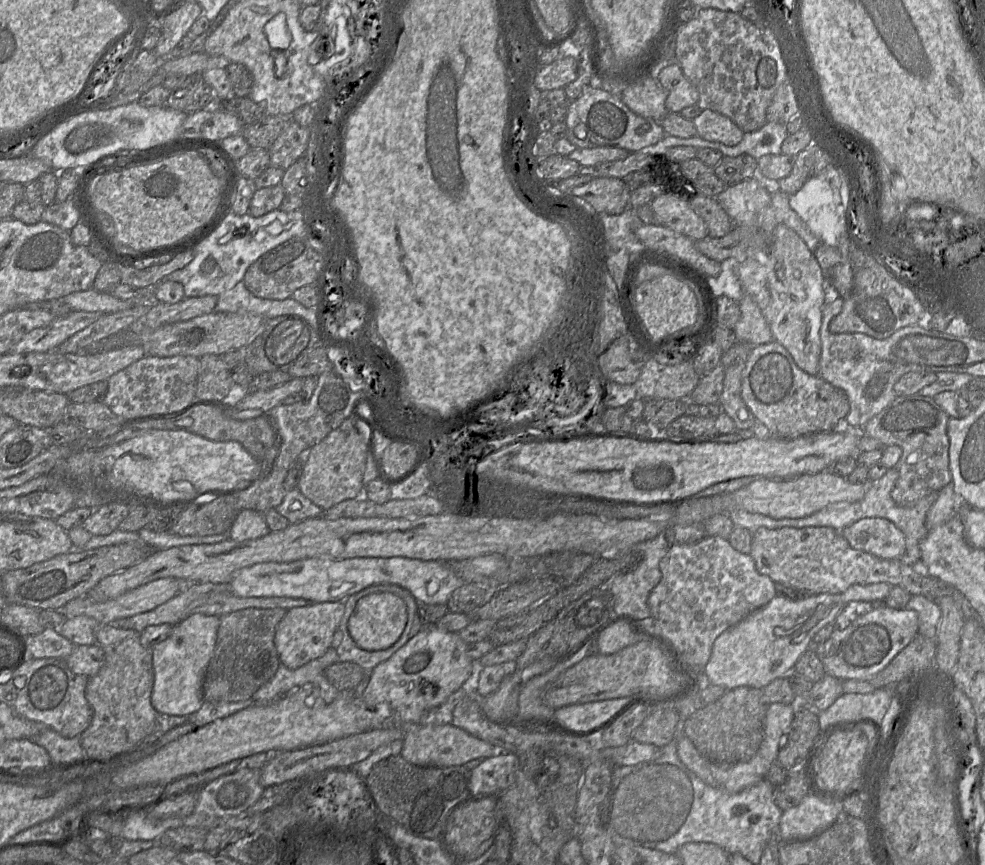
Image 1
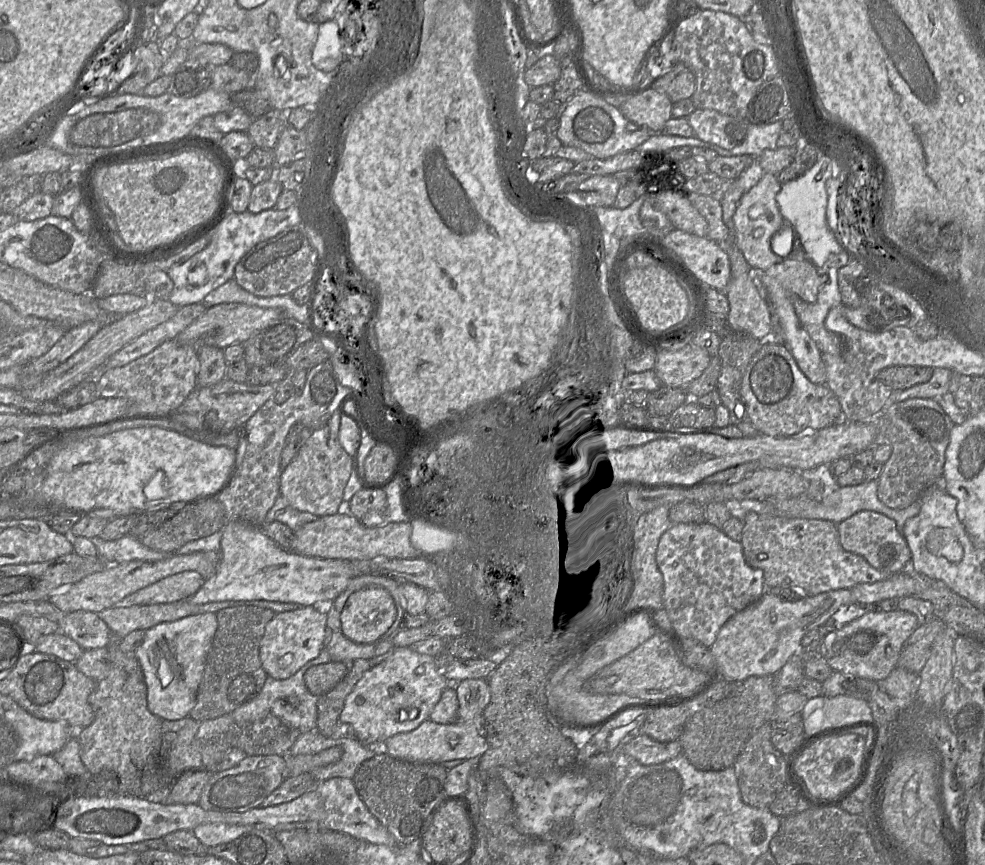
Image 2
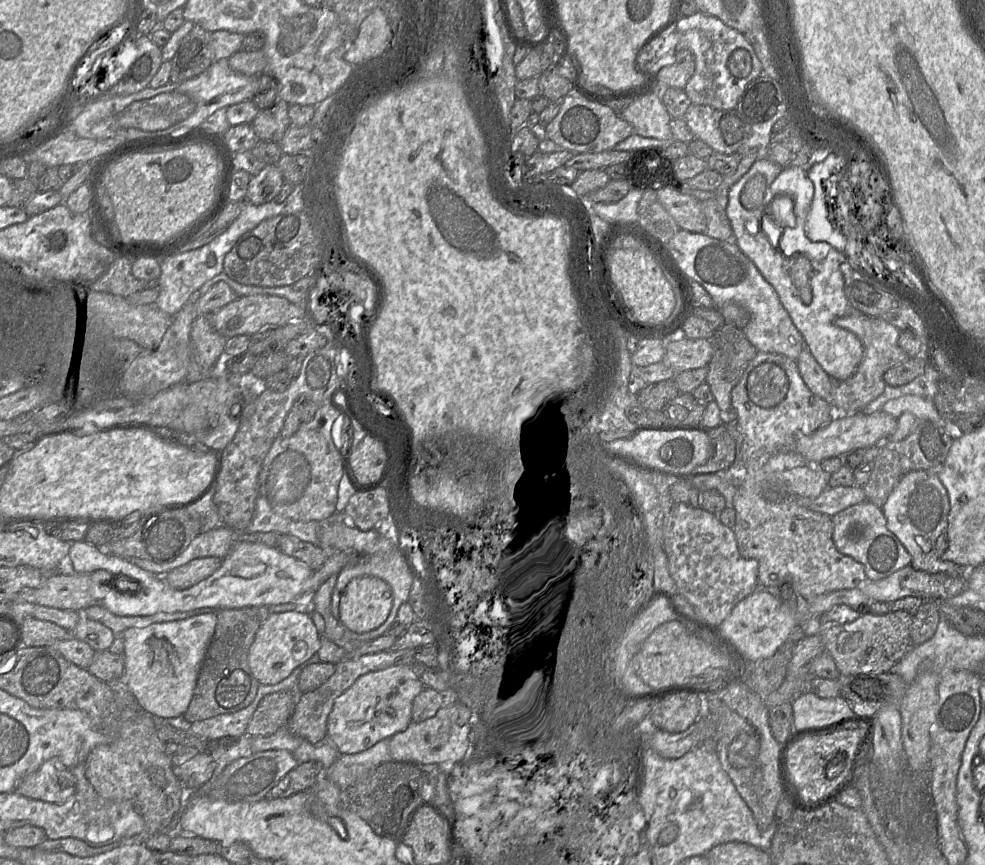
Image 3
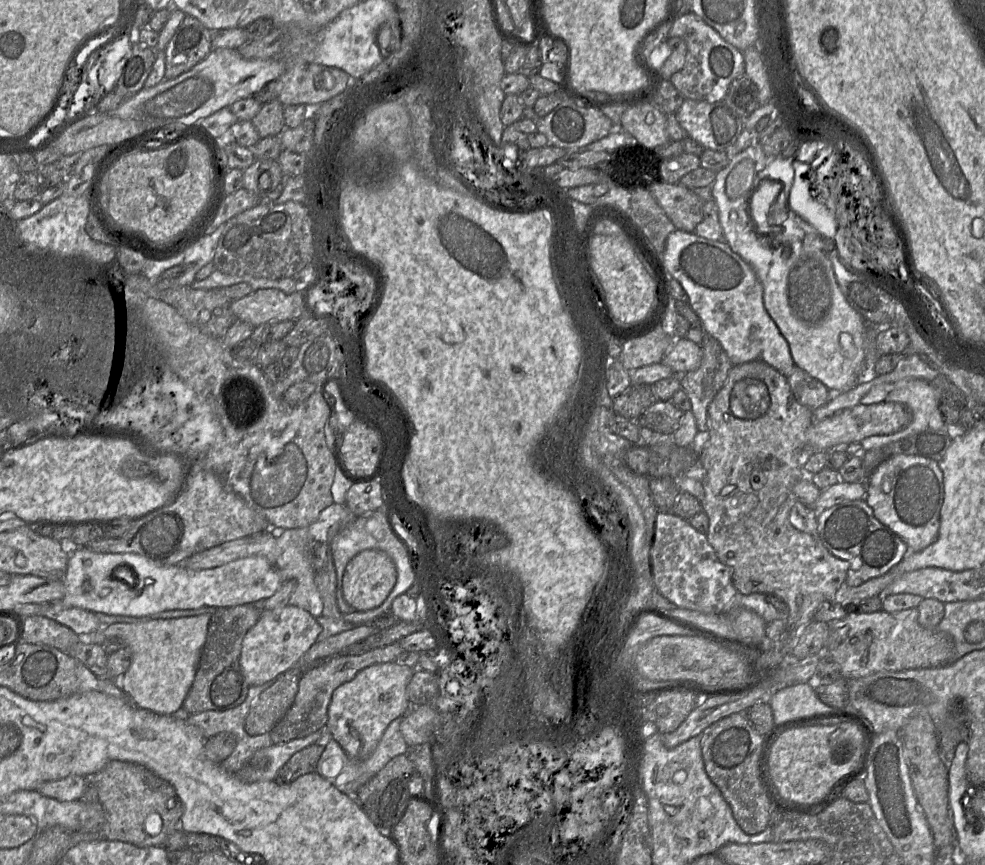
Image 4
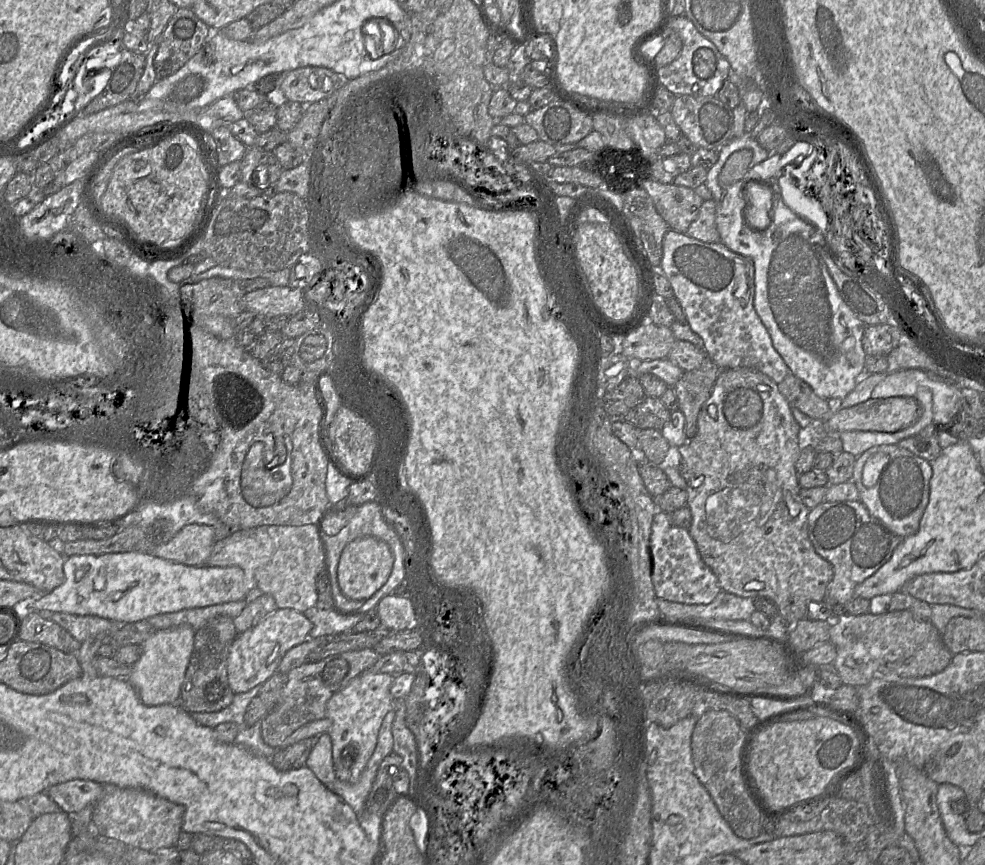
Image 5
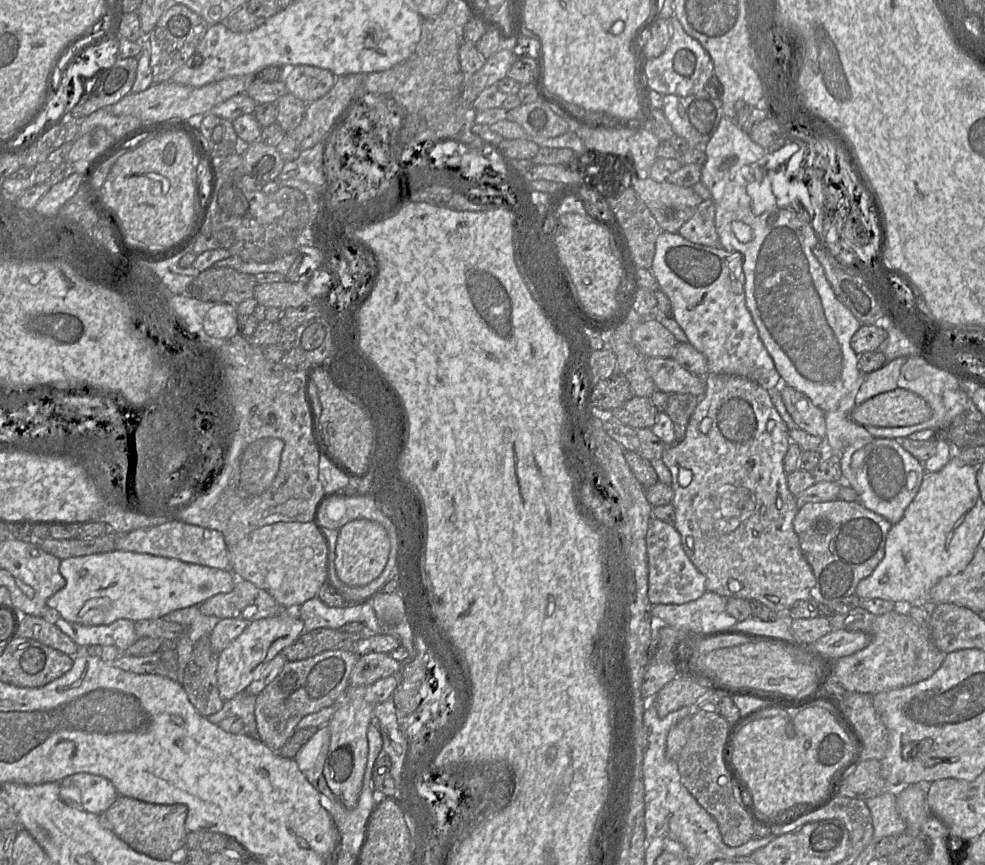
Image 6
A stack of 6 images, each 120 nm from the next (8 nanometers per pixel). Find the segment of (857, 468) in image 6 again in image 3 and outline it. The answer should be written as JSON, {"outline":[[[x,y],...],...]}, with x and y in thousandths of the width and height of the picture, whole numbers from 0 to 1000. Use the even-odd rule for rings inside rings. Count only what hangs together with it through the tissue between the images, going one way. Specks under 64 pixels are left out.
{"outline":[[[931,543],[918,549],[895,585],[903,613],[924,639],[925,654],[942,662],[973,666],[983,672],[983,660],[957,646],[962,631],[962,594],[964,577],[951,545]]]}

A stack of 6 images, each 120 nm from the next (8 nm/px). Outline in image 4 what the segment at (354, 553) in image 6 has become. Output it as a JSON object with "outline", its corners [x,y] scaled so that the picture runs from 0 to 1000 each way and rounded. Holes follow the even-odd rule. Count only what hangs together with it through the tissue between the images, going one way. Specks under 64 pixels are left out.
{"outline":[[[372,635],[352,652],[347,669],[350,695],[363,706],[386,701],[403,672],[403,659],[396,643],[384,635]]]}

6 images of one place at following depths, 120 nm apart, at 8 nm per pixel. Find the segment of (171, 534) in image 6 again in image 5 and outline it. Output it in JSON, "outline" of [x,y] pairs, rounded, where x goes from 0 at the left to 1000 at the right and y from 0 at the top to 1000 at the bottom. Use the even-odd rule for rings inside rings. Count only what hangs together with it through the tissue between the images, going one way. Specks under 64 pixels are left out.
{"outline":[[[192,606],[173,625],[160,631],[154,642],[191,654],[209,654],[217,628],[217,614],[214,609]]]}

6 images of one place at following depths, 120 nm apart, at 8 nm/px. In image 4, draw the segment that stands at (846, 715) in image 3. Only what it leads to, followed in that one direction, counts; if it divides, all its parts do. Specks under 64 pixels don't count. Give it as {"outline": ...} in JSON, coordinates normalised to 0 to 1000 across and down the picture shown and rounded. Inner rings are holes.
{"outline":[[[826,788],[807,791],[788,800],[781,809],[787,839],[795,840],[814,832],[824,832],[861,823],[837,814],[829,805]]]}

